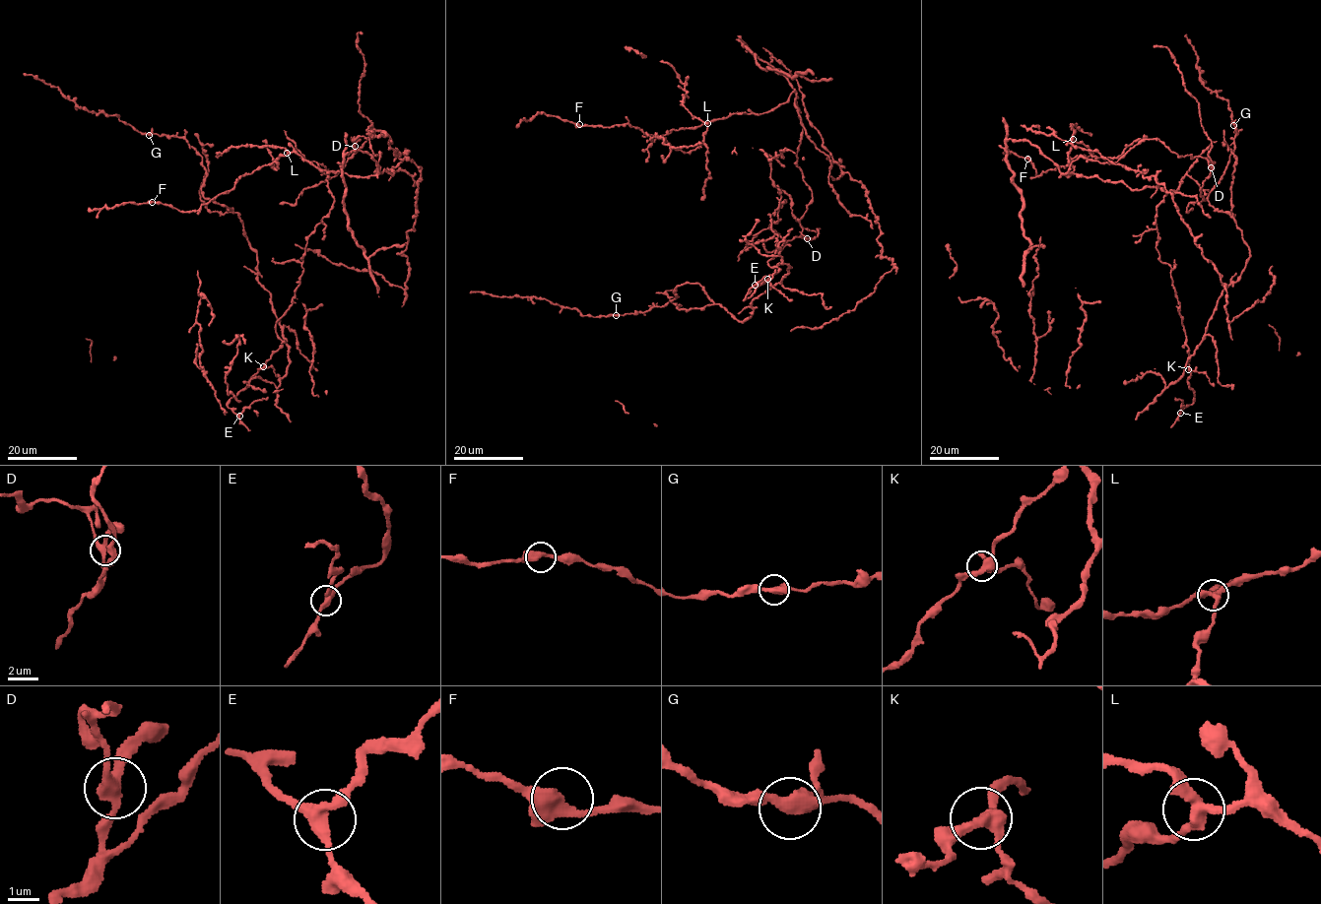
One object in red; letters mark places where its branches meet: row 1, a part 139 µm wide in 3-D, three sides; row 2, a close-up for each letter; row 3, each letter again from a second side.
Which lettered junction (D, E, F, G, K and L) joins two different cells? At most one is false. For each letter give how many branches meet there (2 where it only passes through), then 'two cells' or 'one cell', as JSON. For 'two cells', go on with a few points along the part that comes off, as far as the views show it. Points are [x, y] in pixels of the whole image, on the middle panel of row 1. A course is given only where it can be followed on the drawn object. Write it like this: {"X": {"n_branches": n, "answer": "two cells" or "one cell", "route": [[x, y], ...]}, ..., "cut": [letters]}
{"D": {"n_branches": 3, "answer": "two cells", "route": [[807, 238], [815, 237], [818, 229], [809, 230], [792, 216], [788, 195], [772, 182], [769, 161]]}, "E": {"n_branches": 3, "answer": "one cell"}, "F": {"n_branches": 3, "answer": "one cell"}, "G": {"n_branches": 3, "answer": "one cell"}, "K": {"n_branches": 3, "answer": "one cell"}, "L": {"n_branches": 3, "answer": "one cell"}, "cut": ["D"]}

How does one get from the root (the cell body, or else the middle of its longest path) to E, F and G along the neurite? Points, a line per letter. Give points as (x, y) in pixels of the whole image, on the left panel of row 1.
E: (363, 137), (334, 176), (318, 163), (333, 206), (276, 322), (282, 345), (228, 404), (239, 416)
F: (363, 137), (374, 134), (372, 124), (375, 175), (318, 170), (291, 152), (196, 211), (152, 202)
G: (363, 137), (334, 176), (318, 163), (334, 203), (283, 345), (202, 157), (149, 135)

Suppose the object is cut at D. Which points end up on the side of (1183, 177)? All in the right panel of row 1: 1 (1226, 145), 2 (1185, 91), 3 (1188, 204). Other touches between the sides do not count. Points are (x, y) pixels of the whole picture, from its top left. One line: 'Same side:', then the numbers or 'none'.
Same side: 1

